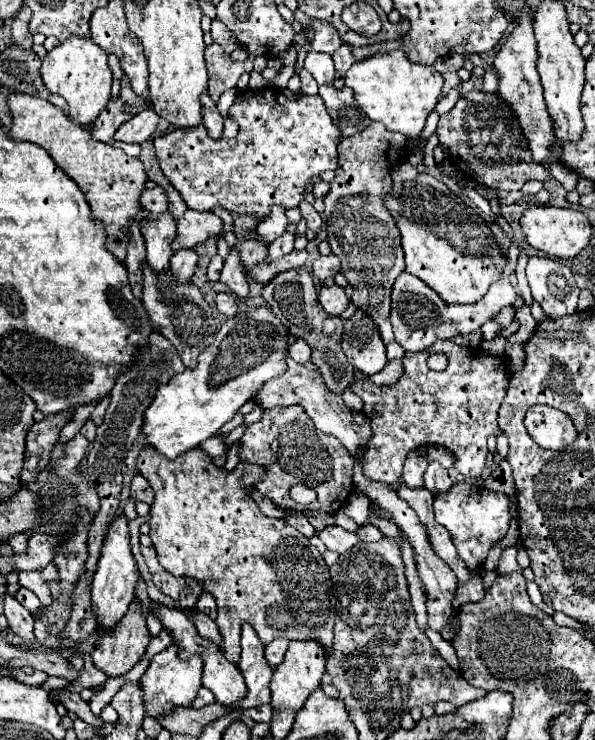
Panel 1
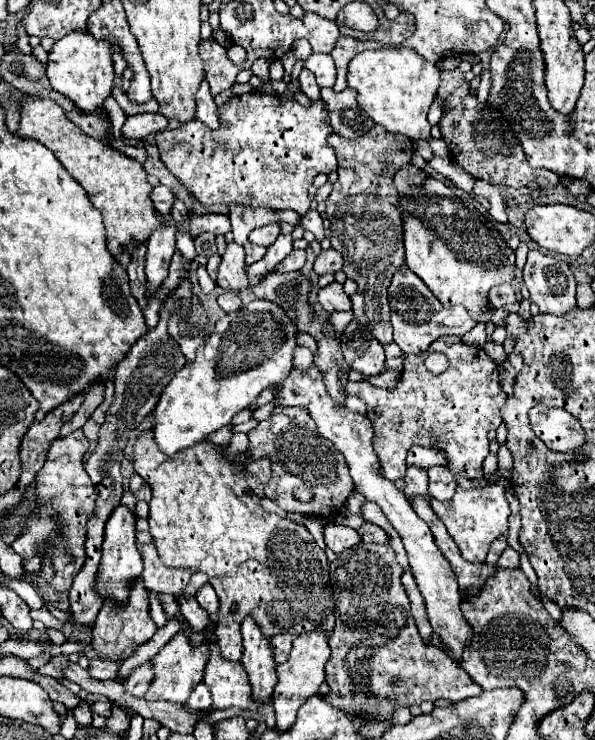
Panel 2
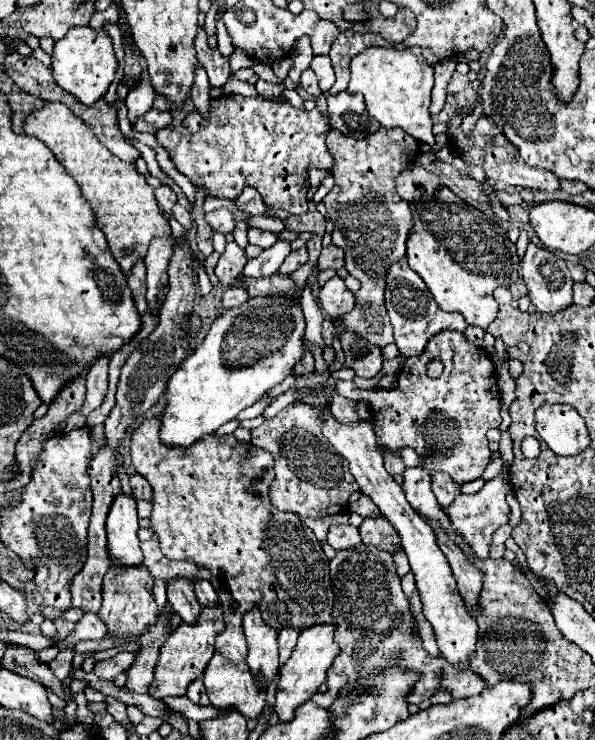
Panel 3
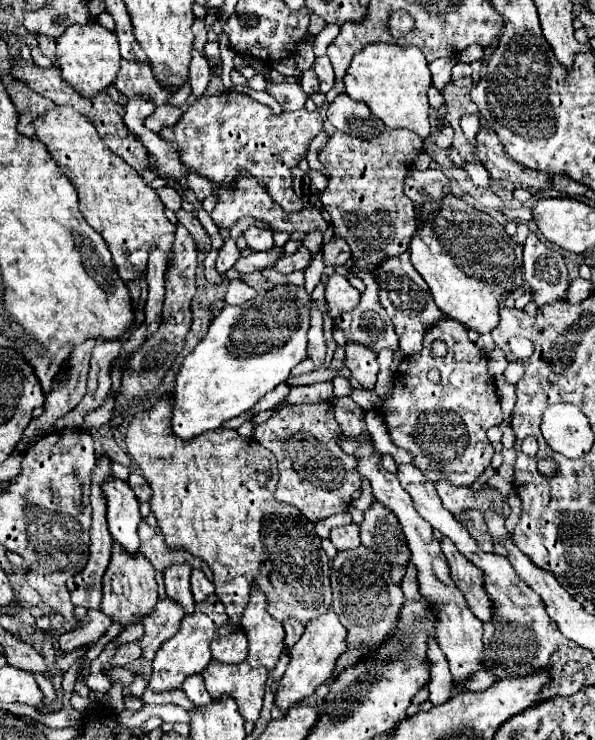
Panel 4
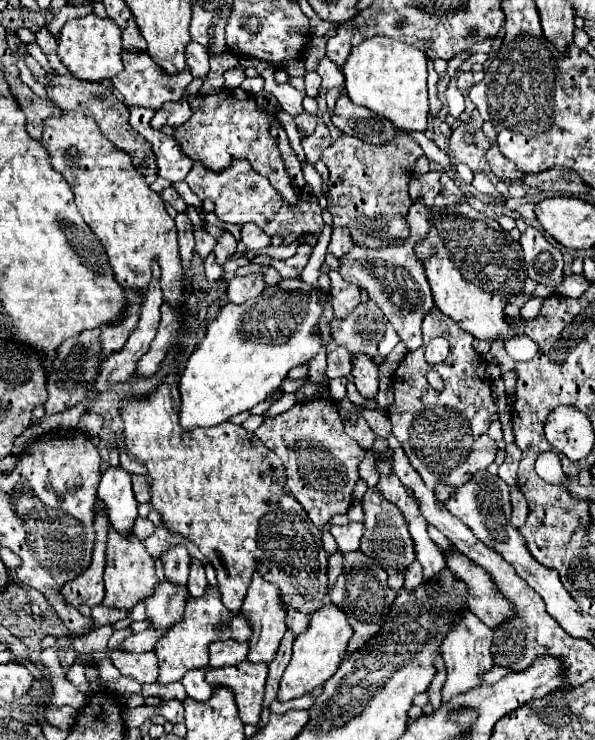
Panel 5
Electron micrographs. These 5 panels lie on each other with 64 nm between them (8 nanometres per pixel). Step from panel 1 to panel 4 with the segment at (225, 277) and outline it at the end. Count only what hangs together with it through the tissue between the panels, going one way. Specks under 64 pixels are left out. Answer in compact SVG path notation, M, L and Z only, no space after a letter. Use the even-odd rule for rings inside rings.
M230 238L224 242L224 246L218 252L218 260L216 260L216 270L220 276L224 276L230 268L234 268L234 264L238 262L238 258L242 256L242 252L238 250L236 242Z

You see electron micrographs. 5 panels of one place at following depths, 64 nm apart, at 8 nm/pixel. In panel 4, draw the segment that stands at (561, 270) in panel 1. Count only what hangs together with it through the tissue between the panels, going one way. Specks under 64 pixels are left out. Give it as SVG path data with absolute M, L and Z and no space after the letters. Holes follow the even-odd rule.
M530 234L524 244L524 280L530 286L538 308L550 302L568 298L568 270L558 248L542 244L536 234Z

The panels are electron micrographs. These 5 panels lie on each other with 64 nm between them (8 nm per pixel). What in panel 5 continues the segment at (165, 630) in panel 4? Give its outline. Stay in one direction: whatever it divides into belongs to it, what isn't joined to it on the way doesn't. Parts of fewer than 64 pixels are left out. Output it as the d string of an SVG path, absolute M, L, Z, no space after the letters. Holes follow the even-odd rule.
M170 582L158 584L152 600L146 600L146 618L150 620L150 628L158 630L162 636L182 620L184 614L184 592Z

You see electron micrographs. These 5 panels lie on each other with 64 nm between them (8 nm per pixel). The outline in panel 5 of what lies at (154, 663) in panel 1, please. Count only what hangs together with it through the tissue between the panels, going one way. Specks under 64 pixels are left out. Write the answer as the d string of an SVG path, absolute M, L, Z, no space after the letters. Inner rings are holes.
M210 586L202 598L190 598L188 600L182 622L172 626L170 632L164 638L158 640L156 656L158 656L160 672L158 672L156 684L166 686L166 684L182 680L188 670L208 668L208 646L212 642L226 640L226 638L232 638L232 640L238 640L238 642L246 642L246 640L250 640L250 634L252 634L252 628L248 628L246 618L242 614L234 616L222 604L218 588Z

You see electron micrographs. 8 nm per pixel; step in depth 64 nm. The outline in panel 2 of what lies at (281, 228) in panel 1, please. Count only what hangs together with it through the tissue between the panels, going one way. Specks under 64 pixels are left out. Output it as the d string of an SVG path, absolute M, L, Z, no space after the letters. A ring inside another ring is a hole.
M272 222L268 226L262 226L262 228L252 230L250 232L250 242L260 244L260 246L270 246L278 236L280 236L280 224L278 222Z

